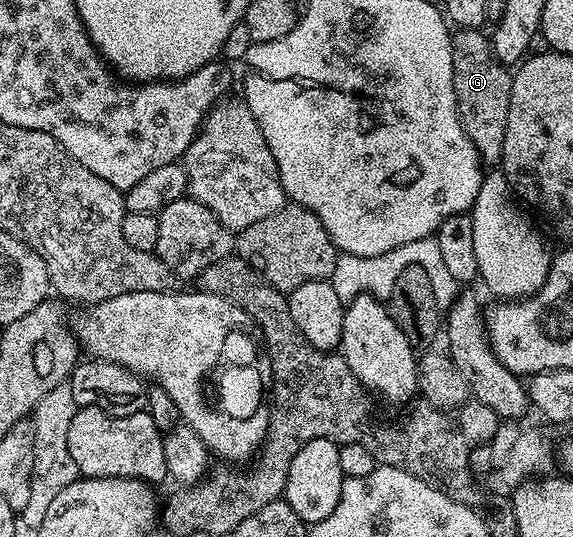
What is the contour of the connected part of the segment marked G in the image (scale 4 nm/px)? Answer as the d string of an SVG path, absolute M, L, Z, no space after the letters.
M462 28L452 33L453 37L453 85L457 99L457 113L467 138L475 146L482 161L489 166L500 165L503 154L503 138L507 134L507 110L511 110L511 86L513 72L502 64L493 53L493 41L480 28Z

